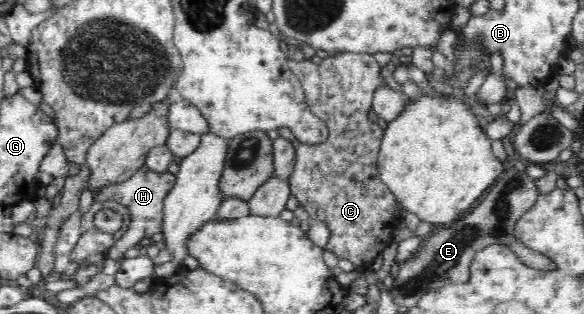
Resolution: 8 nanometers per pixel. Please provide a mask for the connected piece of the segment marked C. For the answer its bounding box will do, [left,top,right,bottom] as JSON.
[279,53,403,268]

